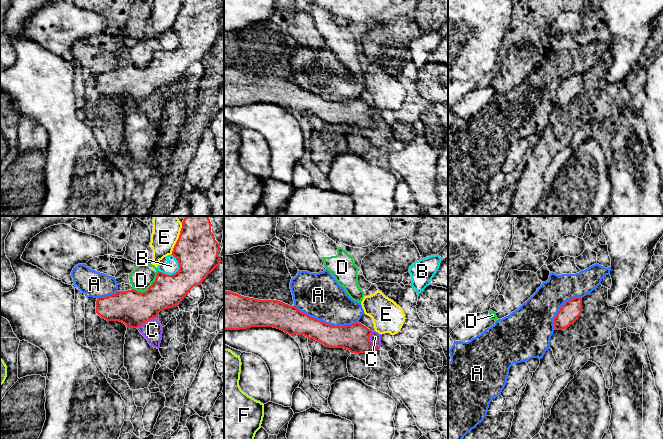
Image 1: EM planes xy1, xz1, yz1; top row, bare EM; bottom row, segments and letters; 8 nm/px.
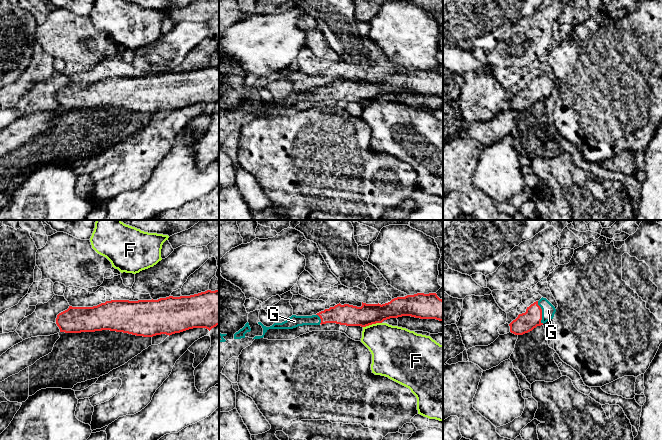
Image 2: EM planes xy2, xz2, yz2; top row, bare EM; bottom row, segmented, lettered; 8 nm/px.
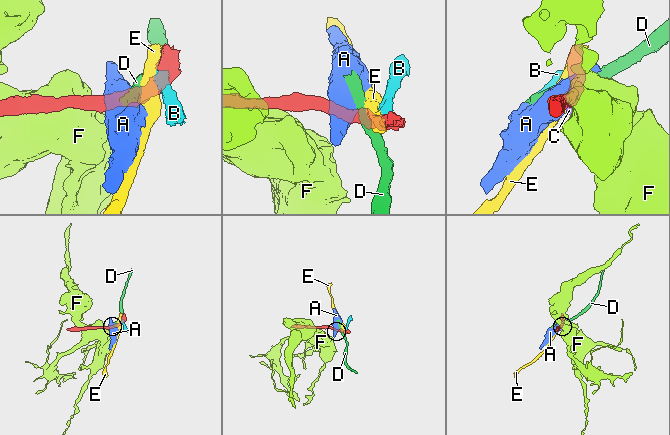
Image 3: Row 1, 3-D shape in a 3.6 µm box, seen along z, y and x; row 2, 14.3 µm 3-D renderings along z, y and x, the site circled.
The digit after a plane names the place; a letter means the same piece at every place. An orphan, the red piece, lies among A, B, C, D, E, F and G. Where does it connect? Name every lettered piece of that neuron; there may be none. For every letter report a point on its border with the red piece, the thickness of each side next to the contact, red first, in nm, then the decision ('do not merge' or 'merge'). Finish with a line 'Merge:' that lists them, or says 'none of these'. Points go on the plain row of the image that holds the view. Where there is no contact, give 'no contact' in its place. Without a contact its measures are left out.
A: meets red in xz1 at (325, 99); 220 nm thick on the red side, 360 nm on the other; do not merge
B: meets red in xy1 at (171, 51); 300 nm thick on the red side, 110 nm on the other; do not merge
C: meets red in xz1 at (369, 116); 220 nm thick on the red side, 90 nm on the other; do not merge
D: meets red in xy1 at (149, 63); 280 nm thick on the red side, 190 nm on the other; do not merge
E: meets red in xy1 at (178, 15); 360 nm thick on the red side, 200 nm on the other; do not merge
F: meets red in xz2 at (372, 99); 170 nm thick on the red side, 340 nm on the other; do not merge
G: meets red in yz2 at (541, 88); 160 nm thick on the red side, 110 nm on the other; merge
Merge: G

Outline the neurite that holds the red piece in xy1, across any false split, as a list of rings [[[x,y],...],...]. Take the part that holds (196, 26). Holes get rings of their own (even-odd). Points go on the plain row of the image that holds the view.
[[[182,0],[171,30],[178,37],[179,46],[173,51],[158,47],[155,57],[143,69],[131,65],[97,74],[96,89],[107,97],[119,97],[127,104],[138,104],[156,94],[160,87],[178,82],[194,62],[201,61],[206,52],[220,41],[223,7],[224,0]]]

